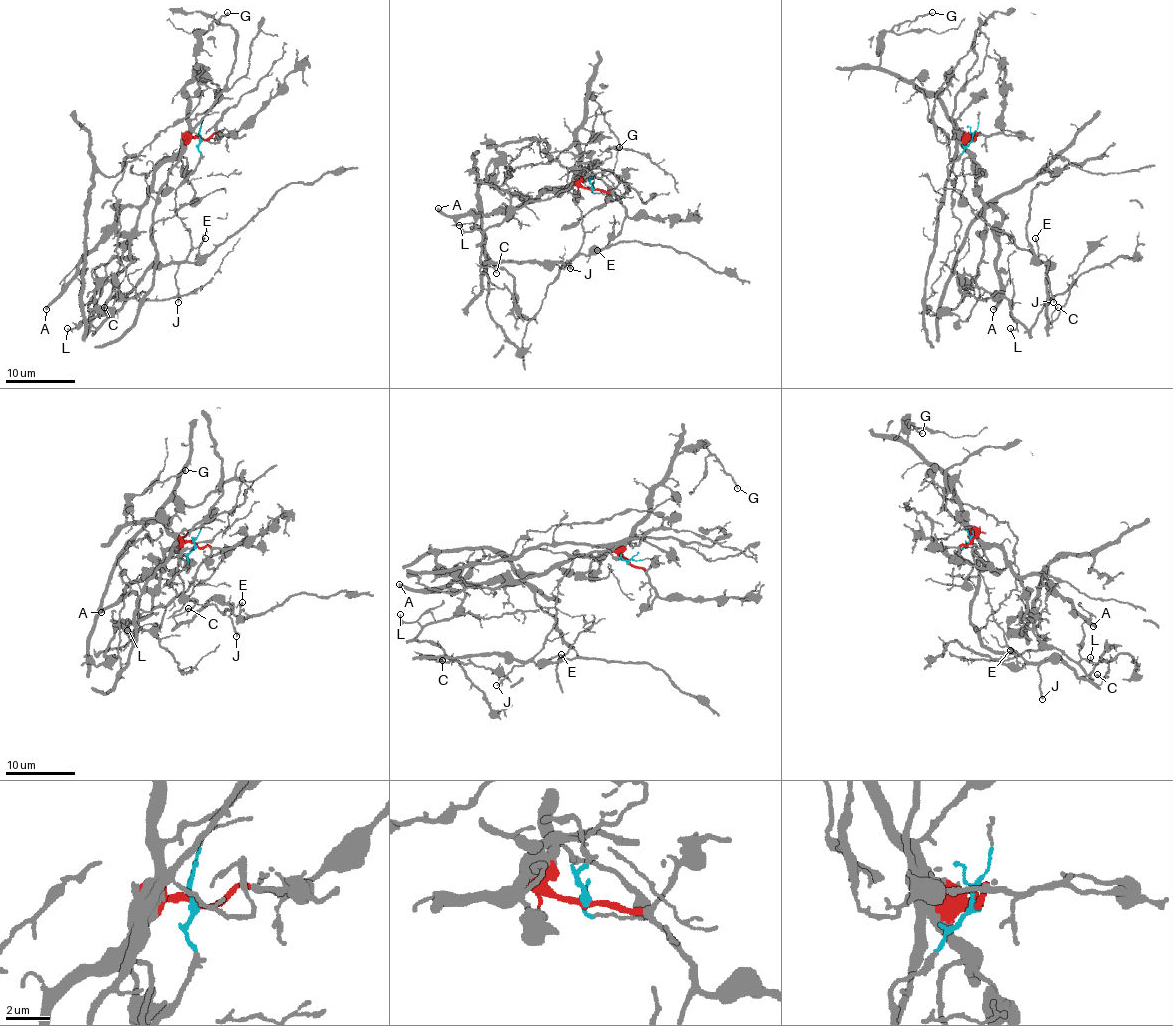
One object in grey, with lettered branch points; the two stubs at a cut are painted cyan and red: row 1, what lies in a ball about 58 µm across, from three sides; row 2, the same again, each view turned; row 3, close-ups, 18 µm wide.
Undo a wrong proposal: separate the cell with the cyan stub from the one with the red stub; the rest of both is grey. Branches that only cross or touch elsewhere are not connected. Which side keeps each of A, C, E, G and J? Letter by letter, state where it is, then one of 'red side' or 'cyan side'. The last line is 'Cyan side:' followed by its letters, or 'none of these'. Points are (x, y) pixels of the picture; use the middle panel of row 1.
A: at (438, 208); red side
C: at (496, 273); cyan side
E: at (597, 250); cyan side
G: at (619, 147); red side
J: at (570, 268); cyan side
Cyan side: C, E, J

